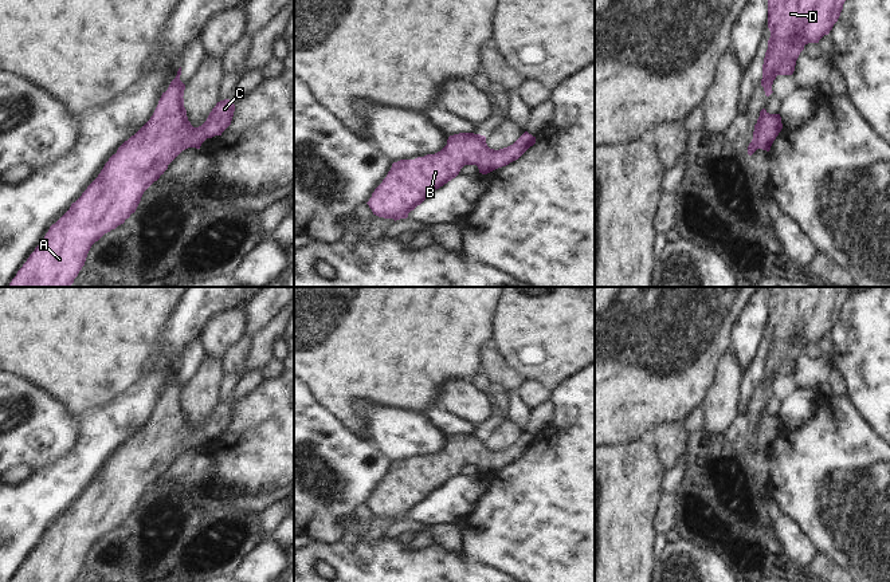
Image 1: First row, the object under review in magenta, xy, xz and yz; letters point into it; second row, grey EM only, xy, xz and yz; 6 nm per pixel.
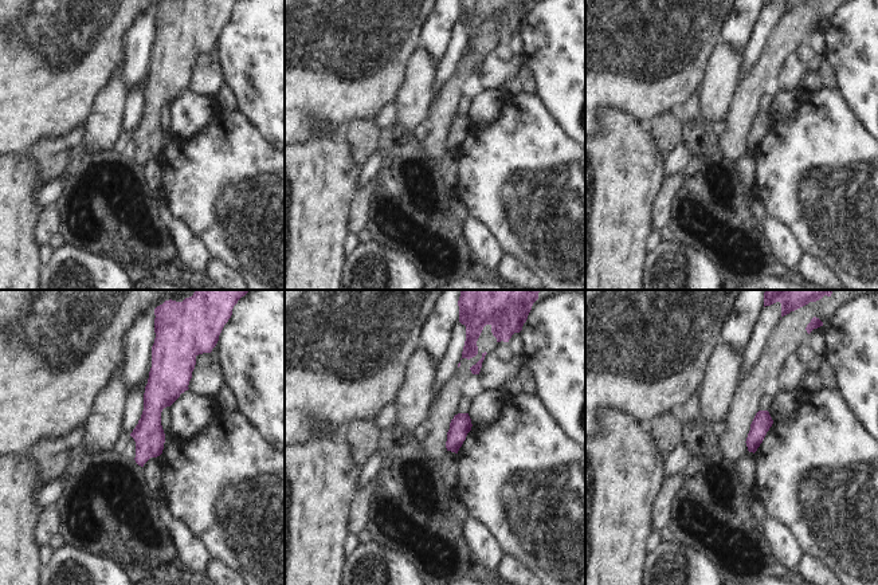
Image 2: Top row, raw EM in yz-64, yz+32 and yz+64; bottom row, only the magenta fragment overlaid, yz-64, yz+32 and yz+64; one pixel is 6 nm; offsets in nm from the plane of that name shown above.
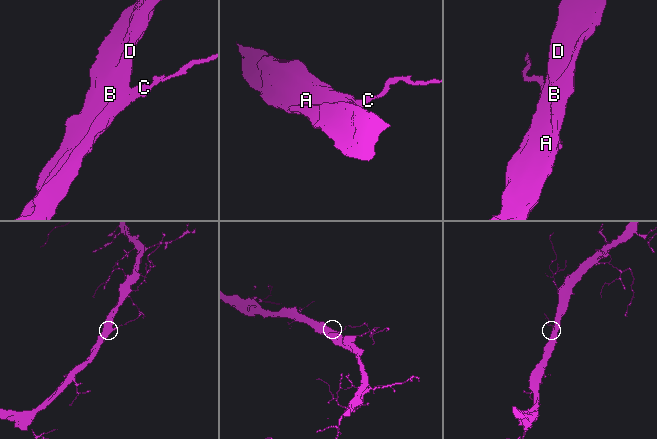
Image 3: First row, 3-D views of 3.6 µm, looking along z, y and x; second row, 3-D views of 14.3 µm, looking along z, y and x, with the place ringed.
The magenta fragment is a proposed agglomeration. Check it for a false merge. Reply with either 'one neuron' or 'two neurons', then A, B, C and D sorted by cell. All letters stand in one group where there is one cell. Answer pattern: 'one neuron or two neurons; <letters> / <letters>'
one neuron; A B C D

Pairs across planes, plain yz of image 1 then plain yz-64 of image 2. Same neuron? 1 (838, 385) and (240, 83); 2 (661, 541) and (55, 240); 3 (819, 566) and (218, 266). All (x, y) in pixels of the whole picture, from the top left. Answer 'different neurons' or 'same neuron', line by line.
1: different neurons
2: different neurons
3: same neuron

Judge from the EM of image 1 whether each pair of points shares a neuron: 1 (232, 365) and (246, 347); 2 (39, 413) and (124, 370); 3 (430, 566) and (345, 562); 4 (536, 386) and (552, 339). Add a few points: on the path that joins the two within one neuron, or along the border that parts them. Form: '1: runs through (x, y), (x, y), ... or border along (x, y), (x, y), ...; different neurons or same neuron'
1: runs through (235, 361), (242, 352); same neuron
2: border along (36, 384), (51, 389), (78, 416); different neurons
3: runs through (408, 566), (367, 566); same neuron
4: border along (528, 378), (538, 378), (552, 390); different neurons

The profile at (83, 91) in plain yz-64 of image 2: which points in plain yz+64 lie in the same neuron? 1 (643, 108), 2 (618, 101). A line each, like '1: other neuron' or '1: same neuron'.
1: same neuron
2: same neuron

